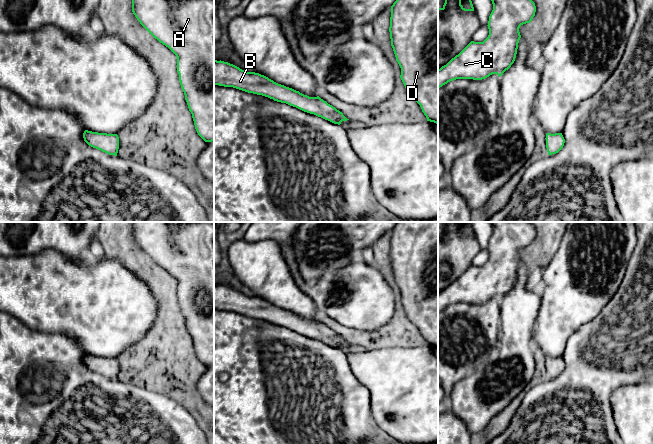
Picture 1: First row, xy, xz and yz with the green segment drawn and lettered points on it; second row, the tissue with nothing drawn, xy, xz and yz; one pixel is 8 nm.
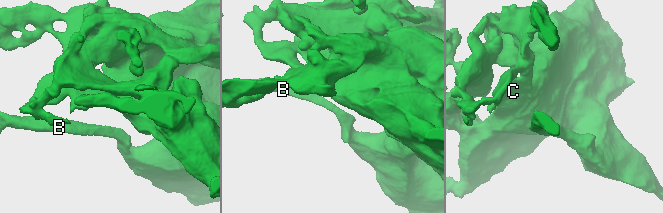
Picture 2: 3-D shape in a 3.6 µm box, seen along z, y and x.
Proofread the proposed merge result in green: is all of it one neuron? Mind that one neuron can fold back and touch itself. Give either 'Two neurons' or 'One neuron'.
One neuron

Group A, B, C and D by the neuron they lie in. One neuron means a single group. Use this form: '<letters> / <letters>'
A B C D

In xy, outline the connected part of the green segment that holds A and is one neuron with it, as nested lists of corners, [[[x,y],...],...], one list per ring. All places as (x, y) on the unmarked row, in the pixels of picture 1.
[[[131,222],[132,236],[140,248],[160,267],[168,271],[177,281],[177,296],[195,353],[205,366],[214,365],[214,222]]]

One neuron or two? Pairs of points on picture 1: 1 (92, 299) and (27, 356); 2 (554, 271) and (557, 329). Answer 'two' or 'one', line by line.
1: two
2: one

